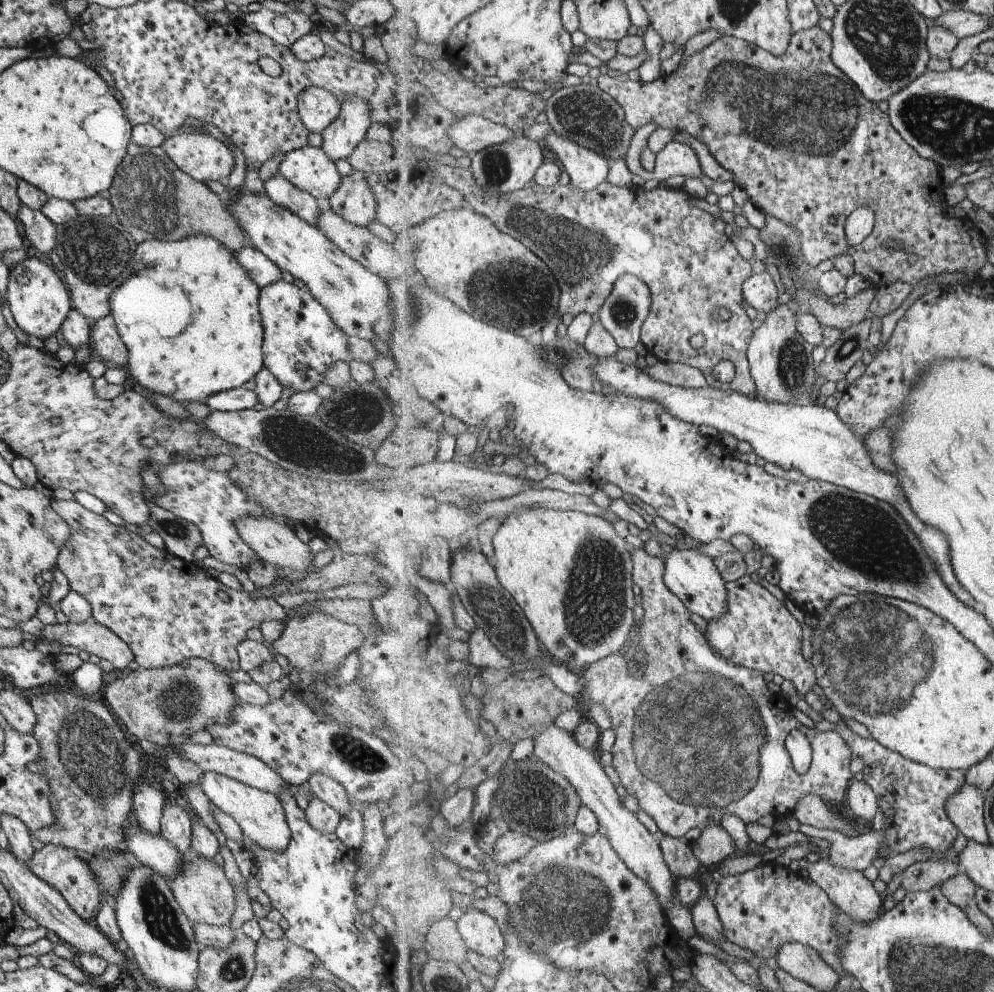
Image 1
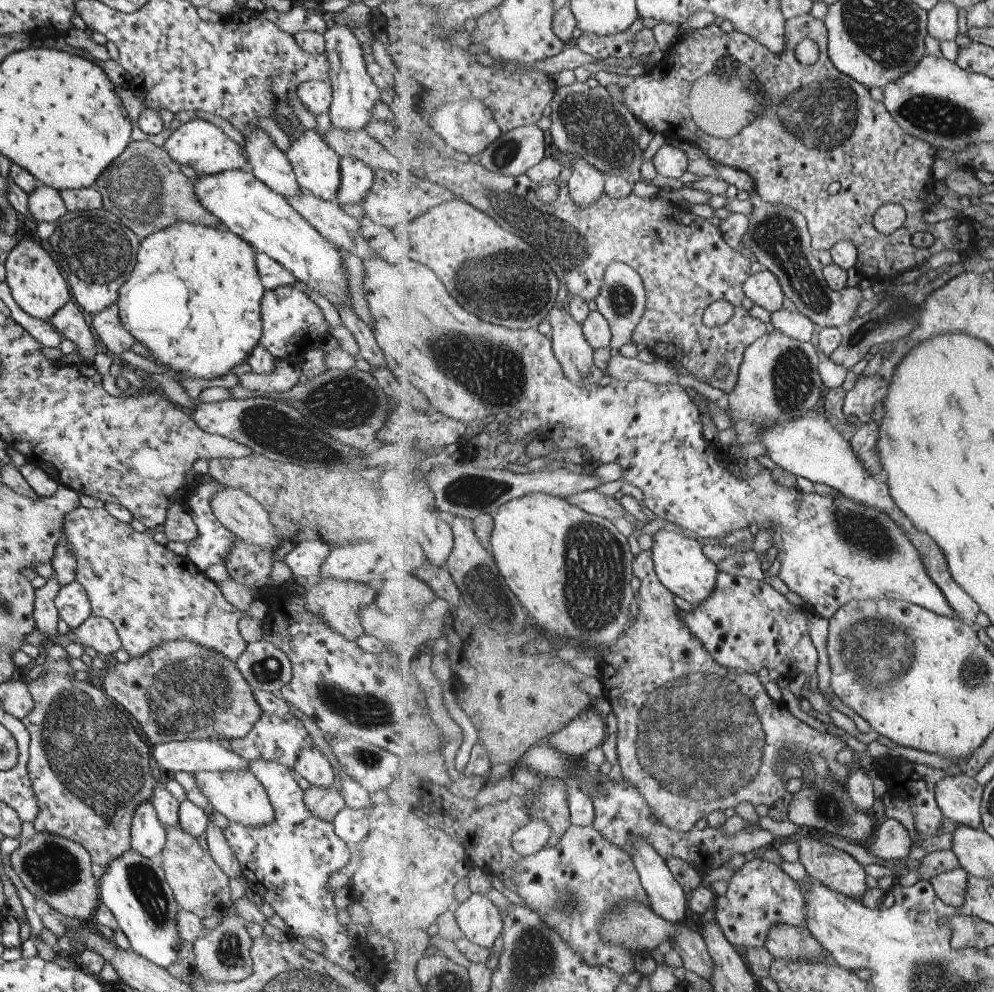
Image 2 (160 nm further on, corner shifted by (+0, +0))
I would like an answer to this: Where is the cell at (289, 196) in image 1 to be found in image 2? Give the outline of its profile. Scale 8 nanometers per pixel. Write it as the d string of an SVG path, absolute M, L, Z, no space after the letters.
M259 127L243 135L246 168L283 198L299 192L286 151L281 151Z

